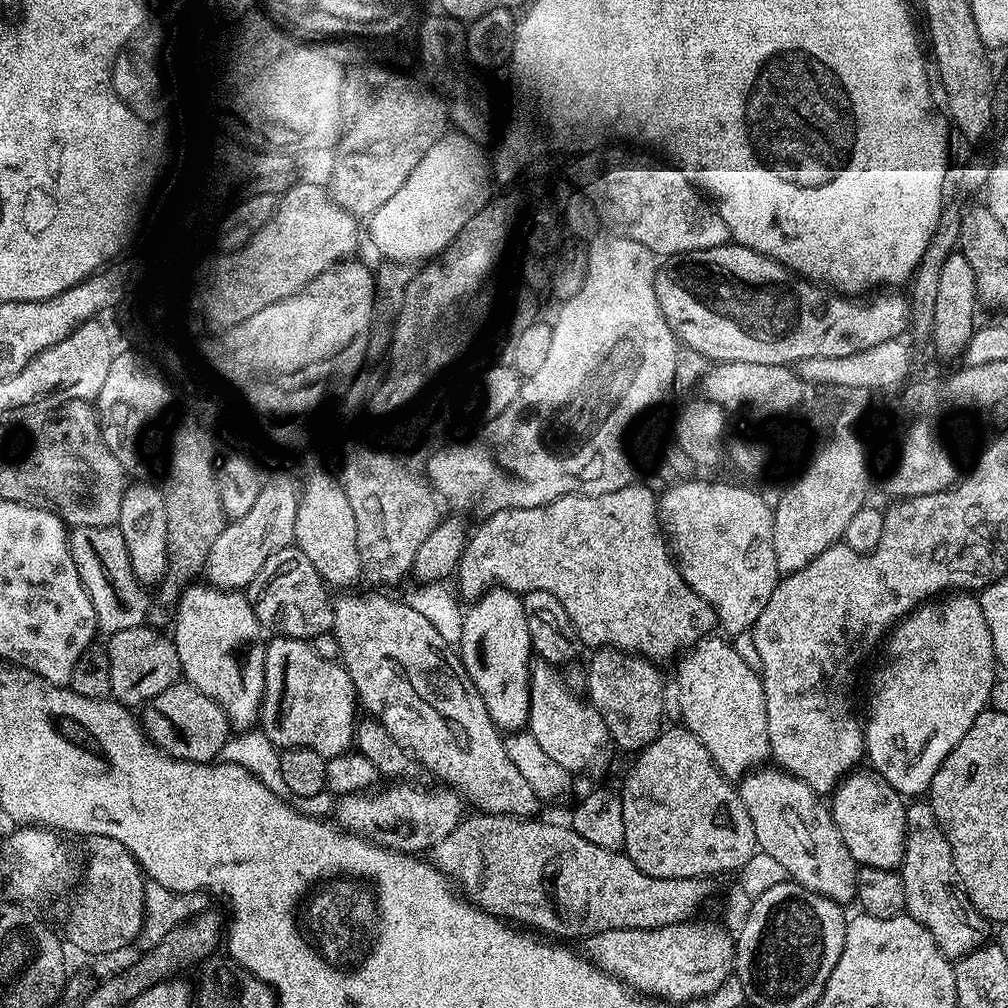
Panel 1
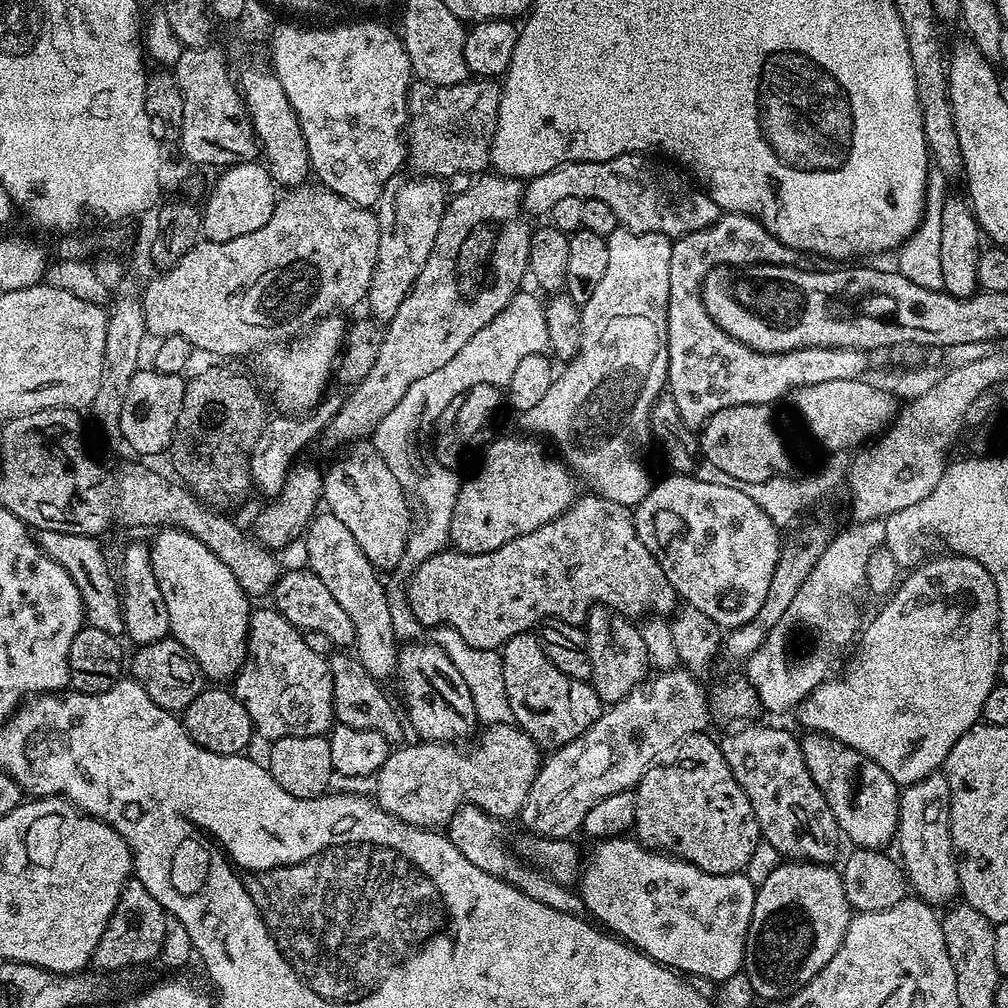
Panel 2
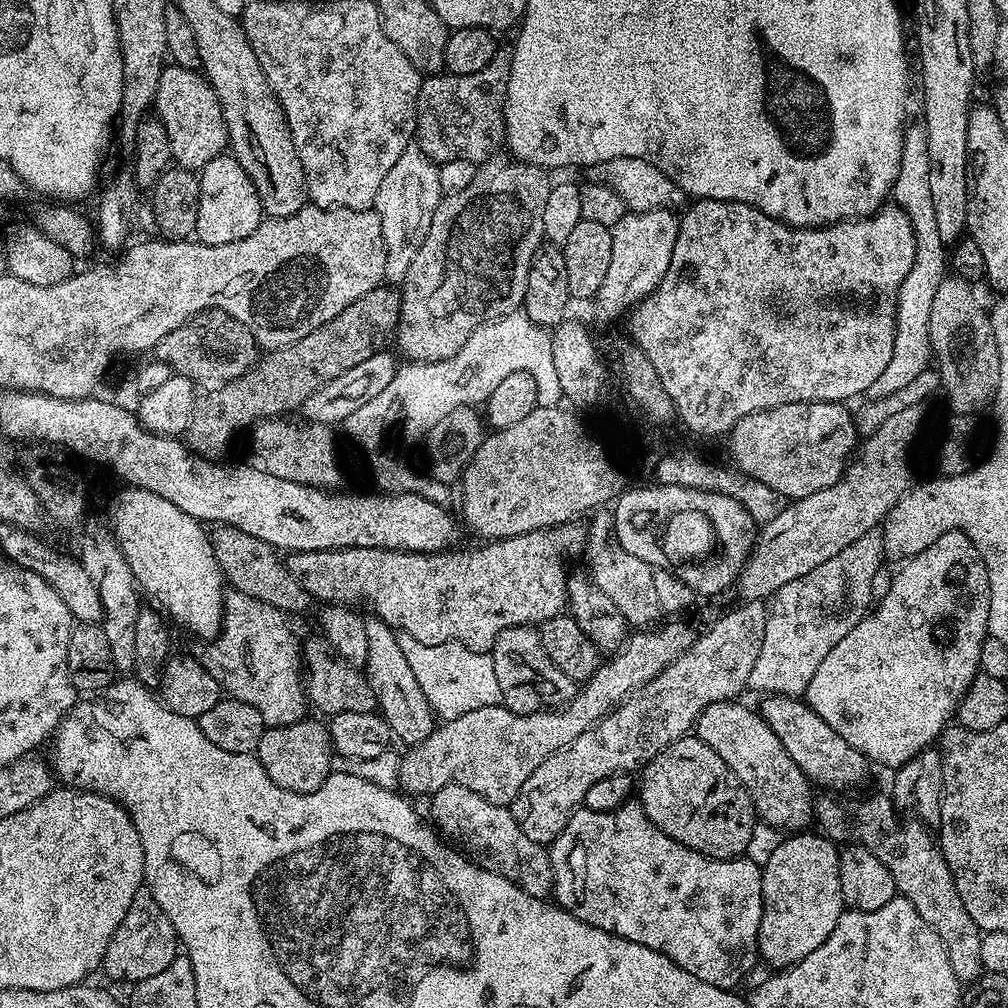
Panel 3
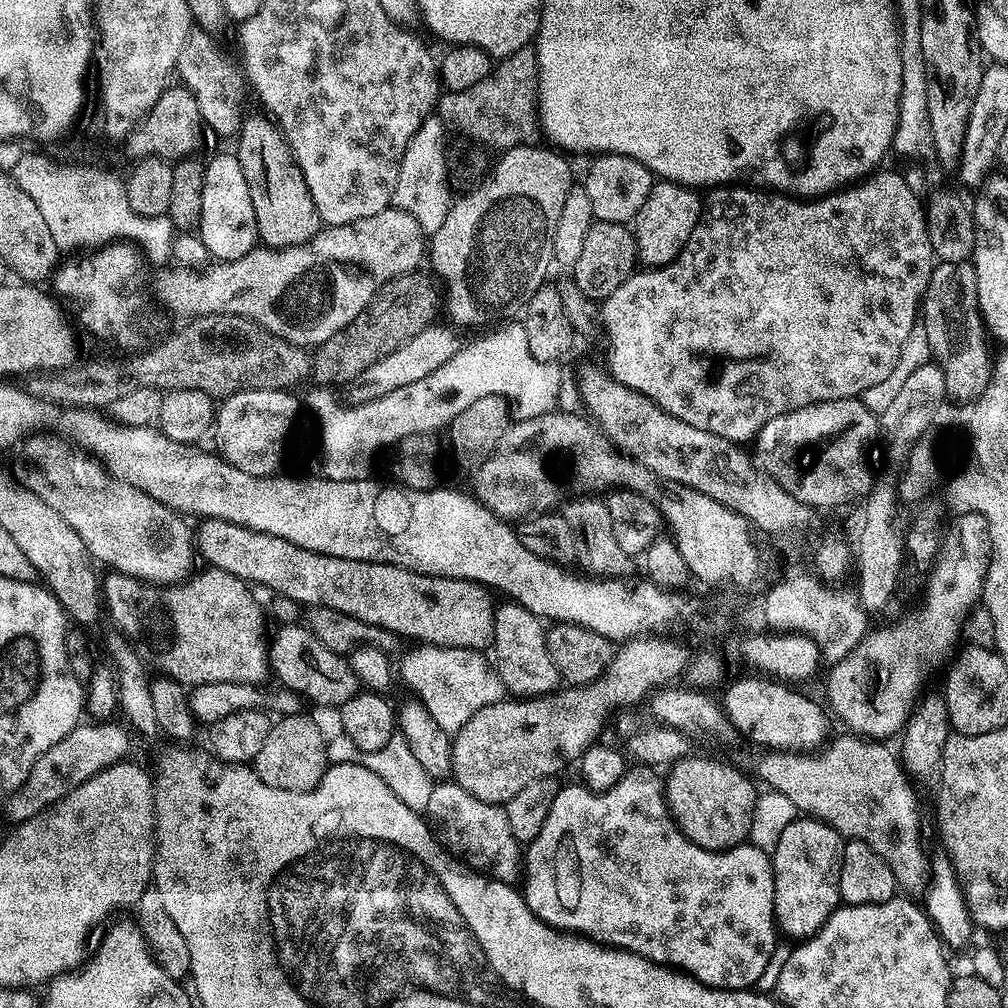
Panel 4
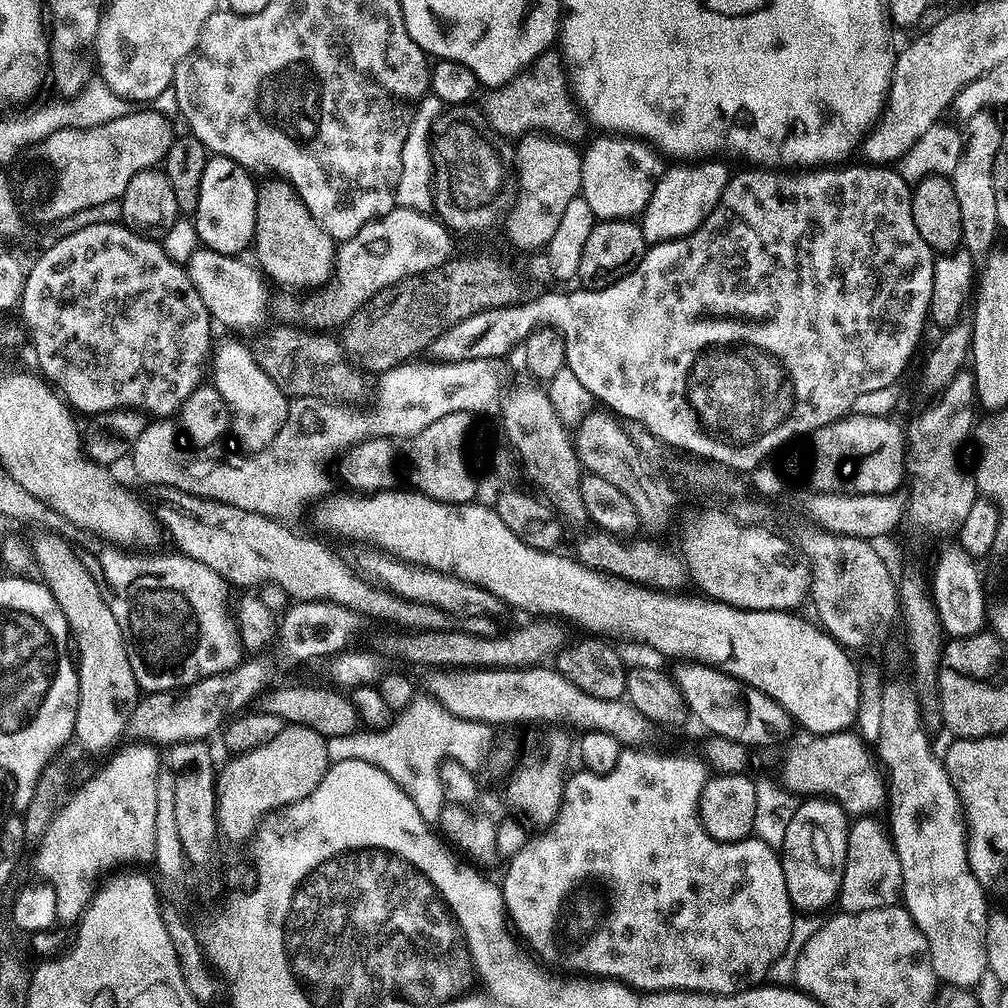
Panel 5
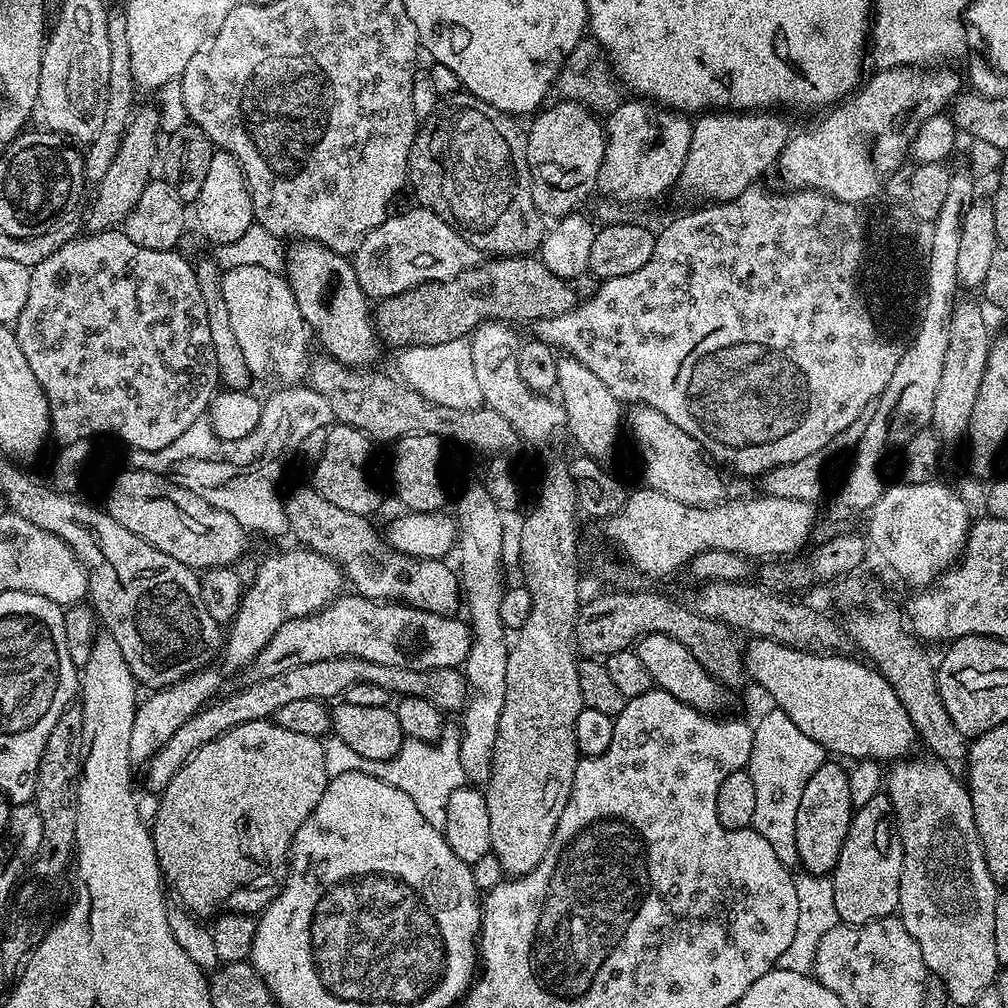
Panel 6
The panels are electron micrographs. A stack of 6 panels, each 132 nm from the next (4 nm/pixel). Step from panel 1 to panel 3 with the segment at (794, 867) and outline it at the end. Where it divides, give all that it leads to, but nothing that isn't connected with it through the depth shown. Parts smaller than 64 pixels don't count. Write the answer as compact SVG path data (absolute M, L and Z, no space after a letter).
M723 700L711 704L696 719L694 735L742 782L750 794L756 815L763 823L779 828L788 834L796 834L807 829L814 820L813 785L798 770L798 762L786 754L786 746L778 742L778 734L760 717L755 707L747 708L736 700Z

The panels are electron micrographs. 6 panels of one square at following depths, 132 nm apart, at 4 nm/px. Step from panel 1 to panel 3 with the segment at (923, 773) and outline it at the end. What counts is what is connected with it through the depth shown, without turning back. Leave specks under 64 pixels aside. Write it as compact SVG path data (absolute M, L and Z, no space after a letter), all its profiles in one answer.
M964 532L942 534L942 538L938 538L930 546L926 546L926 550L922 550L917 556L909 556L895 569L886 598L882 598L880 603L877 603L854 626L854 630L850 631L850 634L846 635L842 642L838 642L826 655L826 658L822 659L818 665L818 670L814 673L814 678L810 680L808 688L803 692L803 699L812 707L814 714L818 714L818 718L822 718L822 722L826 722L826 726L838 730L838 734L842 734L842 738L846 738L846 742L850 742L850 746L854 746L854 750L858 750L863 756L868 757L873 765L885 764L889 770L901 768L903 764L910 762L910 758L914 758L918 753L933 747L944 735L944 729L949 727L951 720L948 719L951 716L953 719L957 715L960 700L980 672L982 646L990 636L988 630L989 614L990 578L986 566L980 560L974 542L970 542L970 538Z

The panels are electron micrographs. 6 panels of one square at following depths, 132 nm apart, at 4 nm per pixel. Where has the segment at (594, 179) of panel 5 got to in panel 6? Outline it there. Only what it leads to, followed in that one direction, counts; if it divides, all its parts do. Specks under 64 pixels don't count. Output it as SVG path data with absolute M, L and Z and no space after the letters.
M643 98L628 99L611 109L607 117L604 157L596 188L612 202L656 200L679 181L686 150L690 150L693 121L687 115Z

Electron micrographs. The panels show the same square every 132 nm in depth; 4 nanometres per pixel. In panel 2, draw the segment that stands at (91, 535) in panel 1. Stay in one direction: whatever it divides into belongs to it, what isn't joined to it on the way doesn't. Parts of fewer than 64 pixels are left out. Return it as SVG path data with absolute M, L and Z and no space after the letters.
M49 526L39 533L38 543L48 557L70 574L74 586L78 586L80 597L84 599L84 619L91 627L106 630L106 634L119 637L124 632L124 613L121 609L121 597L118 584L108 573L108 564L104 561L101 541L95 536L66 534L55 526Z

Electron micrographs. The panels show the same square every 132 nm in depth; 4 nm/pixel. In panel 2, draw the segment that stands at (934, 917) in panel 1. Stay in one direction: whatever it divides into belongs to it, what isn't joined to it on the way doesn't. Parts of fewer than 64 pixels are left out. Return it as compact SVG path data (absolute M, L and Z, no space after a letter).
M943 771L932 772L901 791L896 840L900 844L898 856L911 891L927 904L951 905L960 896L960 879L950 834L950 782Z

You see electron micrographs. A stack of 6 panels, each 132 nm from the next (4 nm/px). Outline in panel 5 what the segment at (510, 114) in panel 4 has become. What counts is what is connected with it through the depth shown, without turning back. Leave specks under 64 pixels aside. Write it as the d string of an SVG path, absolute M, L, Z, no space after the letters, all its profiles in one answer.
M559 51L543 52L530 70L487 95L482 103L483 114L490 126L503 136L519 138L532 133L549 134L573 146L579 145L579 140L589 139L590 121L570 87L570 72Z

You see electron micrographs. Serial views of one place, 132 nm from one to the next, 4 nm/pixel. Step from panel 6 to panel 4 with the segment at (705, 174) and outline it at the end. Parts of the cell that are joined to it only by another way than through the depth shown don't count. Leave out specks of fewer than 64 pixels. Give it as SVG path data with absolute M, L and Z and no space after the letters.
M672 180L653 183L650 194L646 202L642 202L642 210L638 210L634 221L639 259L648 266L669 264L684 249L690 234L694 234L701 211L702 196L697 189L687 188L685 184L675 184Z

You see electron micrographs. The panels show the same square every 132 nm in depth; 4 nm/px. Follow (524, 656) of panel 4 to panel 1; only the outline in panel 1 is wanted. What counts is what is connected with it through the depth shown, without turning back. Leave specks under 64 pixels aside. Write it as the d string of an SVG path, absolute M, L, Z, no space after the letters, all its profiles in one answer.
M533 659L528 669L528 689L530 708L528 710L527 731L534 734L538 746L549 758L554 758L569 774L576 772L600 772L608 764L608 744L610 737L602 714L592 707L587 699L575 696L568 684L559 676L557 669L545 660Z

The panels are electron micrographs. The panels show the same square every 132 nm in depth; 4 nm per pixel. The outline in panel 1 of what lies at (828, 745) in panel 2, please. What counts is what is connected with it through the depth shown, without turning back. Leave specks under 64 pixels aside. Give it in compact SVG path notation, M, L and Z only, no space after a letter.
M868 766L849 772L831 793L830 811L838 826L838 834L842 834L842 842L846 842L846 850L850 850L857 865L899 869L904 860L908 810L905 797L896 792L886 778Z

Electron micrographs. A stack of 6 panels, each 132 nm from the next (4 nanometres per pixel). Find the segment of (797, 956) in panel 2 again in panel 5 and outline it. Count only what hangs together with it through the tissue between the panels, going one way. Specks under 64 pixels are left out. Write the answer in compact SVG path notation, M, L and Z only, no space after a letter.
M808 798L797 803L794 818L790 818L790 826L786 826L786 838L782 838L782 846L778 855L782 862L782 874L786 874L786 894L790 894L793 909L804 914L828 908L837 903L842 886L842 870L846 862L846 842L848 841L848 825L850 817L842 805L827 798Z

